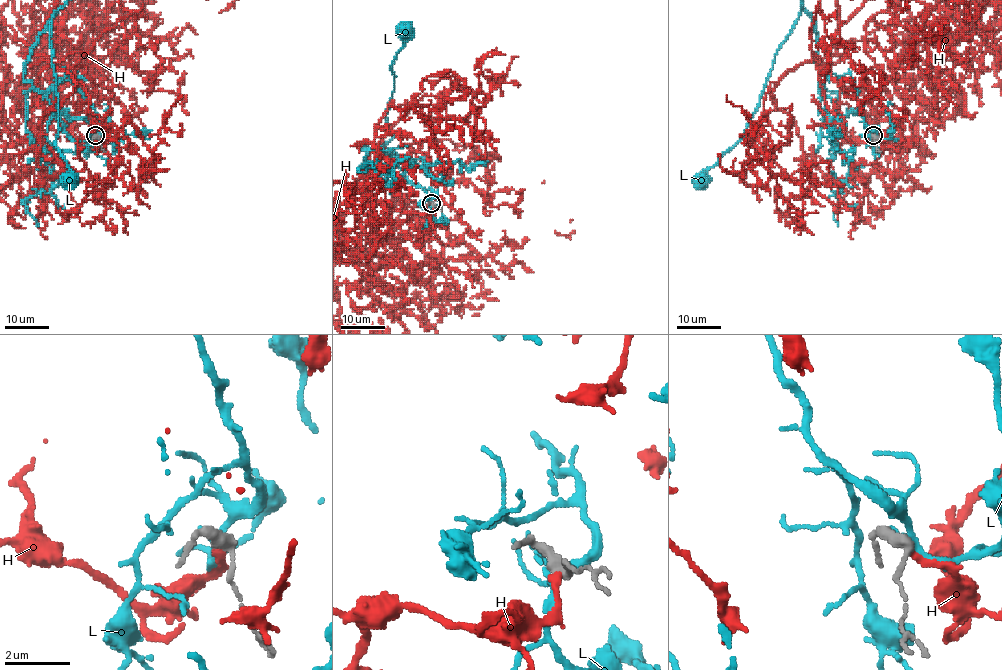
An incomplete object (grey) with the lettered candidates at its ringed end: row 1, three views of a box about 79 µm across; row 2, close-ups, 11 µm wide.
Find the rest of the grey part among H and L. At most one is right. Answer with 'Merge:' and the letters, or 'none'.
Merge: none

